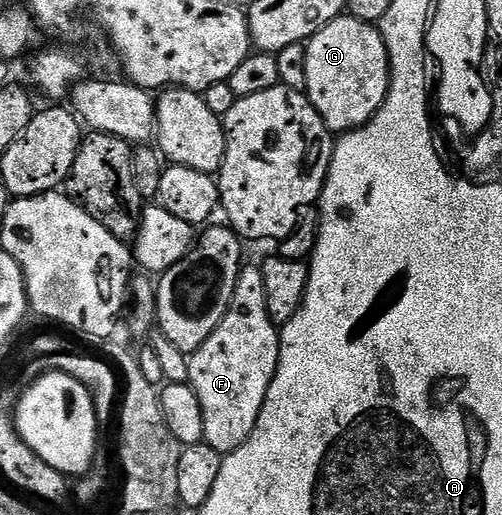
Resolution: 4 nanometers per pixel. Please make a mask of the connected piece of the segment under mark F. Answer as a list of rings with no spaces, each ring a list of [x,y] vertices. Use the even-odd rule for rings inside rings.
[[[244,265],[237,276],[237,284],[233,288],[233,300],[225,312],[219,327],[189,355],[189,376],[187,382],[197,392],[197,400],[201,400],[201,416],[203,417],[203,442],[211,445],[222,456],[232,454],[253,432],[257,424],[257,416],[261,416],[261,408],[265,404],[265,396],[269,392],[269,384],[277,372],[279,363],[279,330],[275,321],[269,316],[269,308],[265,300],[265,280],[263,271],[258,265]]]

